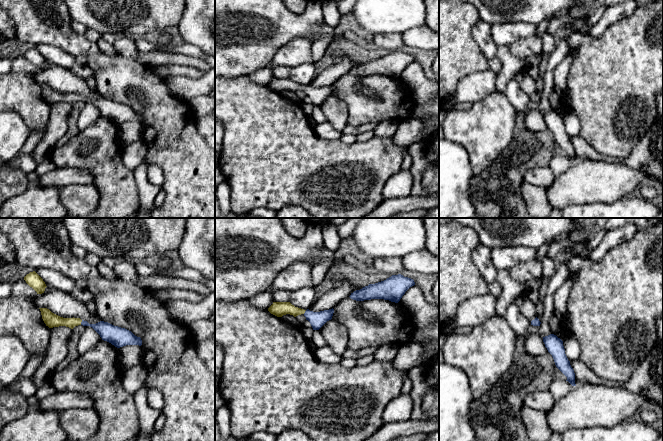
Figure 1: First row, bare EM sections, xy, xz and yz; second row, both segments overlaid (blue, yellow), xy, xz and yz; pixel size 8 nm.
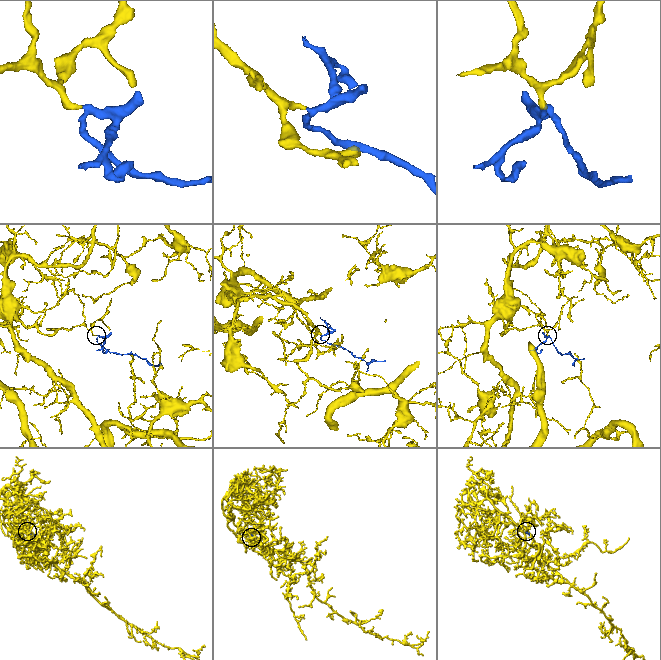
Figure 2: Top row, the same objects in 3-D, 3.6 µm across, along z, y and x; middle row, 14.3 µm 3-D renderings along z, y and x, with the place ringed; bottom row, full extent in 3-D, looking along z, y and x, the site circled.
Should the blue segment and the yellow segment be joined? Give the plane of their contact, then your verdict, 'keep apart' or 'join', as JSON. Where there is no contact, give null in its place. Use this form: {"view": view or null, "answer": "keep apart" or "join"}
{"view": "xy", "answer": "join"}

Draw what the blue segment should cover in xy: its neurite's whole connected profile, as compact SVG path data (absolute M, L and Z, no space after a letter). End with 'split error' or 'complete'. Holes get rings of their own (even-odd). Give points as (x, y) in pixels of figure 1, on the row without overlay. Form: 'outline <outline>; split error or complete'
outline M39 84L41 87L42 95L46 102L49 104L66 102L73 105L75 102L83 101L92 103L102 114L117 124L126 121L142 121L140 113L135 112L131 107L114 102L108 98L100 97L96 100L89 100L87 97L80 94L63 94L52 89L47 84Z; split error

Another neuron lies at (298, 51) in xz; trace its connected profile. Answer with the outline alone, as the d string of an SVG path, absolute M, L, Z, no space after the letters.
M295 38L282 46L272 57L270 68L294 68L312 62L311 42L306 38Z

